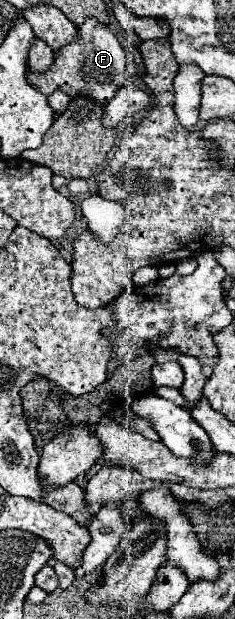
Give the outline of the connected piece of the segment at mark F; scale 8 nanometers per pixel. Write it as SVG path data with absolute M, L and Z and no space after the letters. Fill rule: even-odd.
M93 17L85 19L85 23L79 27L79 39L75 43L55 51L55 63L47 73L39 75L29 71L29 81L45 95L53 93L53 89L59 87L67 95L87 95L91 99L97 99L97 103L107 103L113 99L113 95L117 95L117 91L133 77L135 73L129 67L125 49L119 45L109 27L101 27L101 23Z

